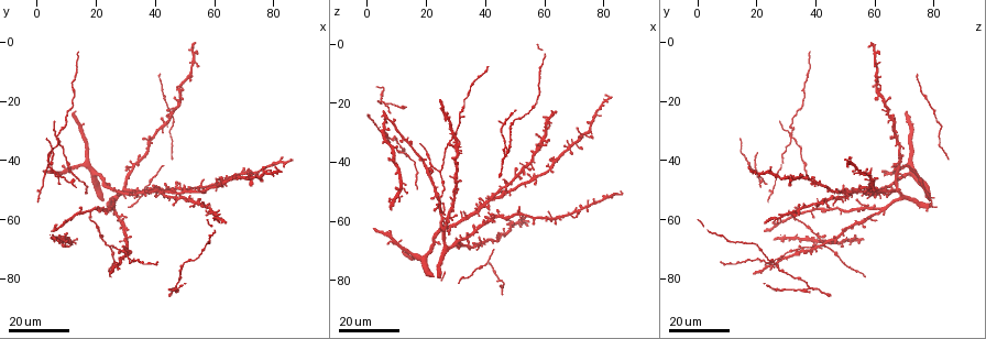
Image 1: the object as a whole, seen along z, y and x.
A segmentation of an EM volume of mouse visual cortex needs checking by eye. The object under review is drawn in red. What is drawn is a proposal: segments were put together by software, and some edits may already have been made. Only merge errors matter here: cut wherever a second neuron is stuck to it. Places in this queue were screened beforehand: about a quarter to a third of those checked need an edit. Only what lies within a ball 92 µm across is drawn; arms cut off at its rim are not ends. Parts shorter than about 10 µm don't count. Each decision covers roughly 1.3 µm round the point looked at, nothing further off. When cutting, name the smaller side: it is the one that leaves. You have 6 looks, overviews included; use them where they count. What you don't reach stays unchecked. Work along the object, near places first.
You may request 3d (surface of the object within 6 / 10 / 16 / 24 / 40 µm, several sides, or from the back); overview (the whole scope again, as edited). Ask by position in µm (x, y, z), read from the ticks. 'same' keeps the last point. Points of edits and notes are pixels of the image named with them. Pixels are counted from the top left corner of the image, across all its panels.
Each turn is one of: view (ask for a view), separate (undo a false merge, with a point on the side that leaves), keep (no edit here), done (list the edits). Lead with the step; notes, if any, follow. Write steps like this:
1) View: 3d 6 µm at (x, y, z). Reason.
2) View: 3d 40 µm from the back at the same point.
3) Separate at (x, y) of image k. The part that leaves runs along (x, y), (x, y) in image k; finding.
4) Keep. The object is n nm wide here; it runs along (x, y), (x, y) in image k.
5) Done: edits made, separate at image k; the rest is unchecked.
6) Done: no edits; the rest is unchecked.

View: 3d 16 µm at (7, 33, 31). Looks like a crossing.

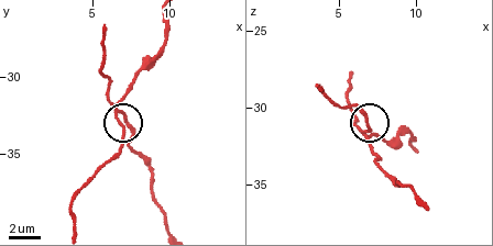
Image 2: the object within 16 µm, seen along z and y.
View: 3d 10 µm at (6.6, 32.2, 31.6).

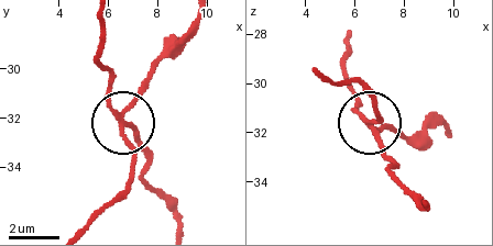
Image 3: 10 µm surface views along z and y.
Separate at (139, 135) of image 3. The object is 180 nm wide here; the part that leaves runs along (123, 120), (144, 155), (149, 180), (172, 205), (177, 225) in image 3; two neurons meet here.

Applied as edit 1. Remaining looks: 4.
View: 3d 16 µm at (24, 68, 43). Three arms meet.

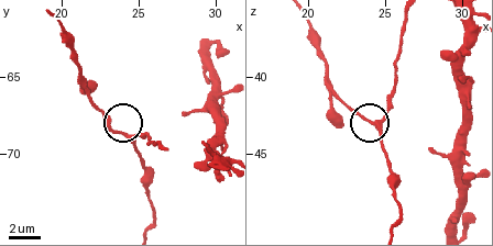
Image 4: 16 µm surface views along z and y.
View: 3d 6 µm at (24.2, 68.8, 43.2). Closer look.

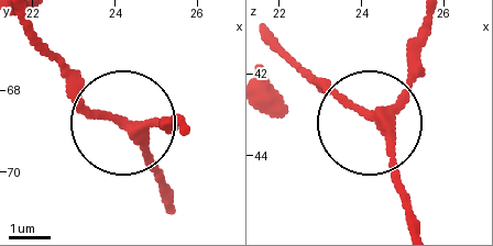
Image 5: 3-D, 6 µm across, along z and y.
Keep. It runs along (425, 20), (418, 73), (369, 111), (277, 45) in image 5; all the same neuron.

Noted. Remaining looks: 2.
View: 3d 24 µm at (28, 70, 34). Side arm on a straight run.

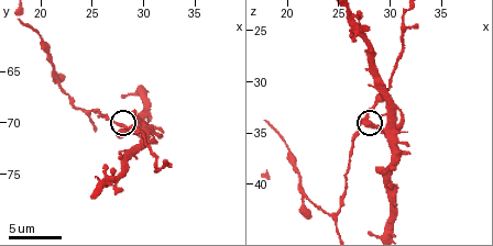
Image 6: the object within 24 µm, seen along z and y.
View: 3d 6 µm at (27.6, 70.2, 33.4).

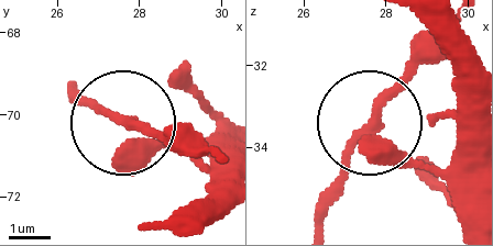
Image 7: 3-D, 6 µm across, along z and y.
Keep. 3 arms meet here; one neuron here.

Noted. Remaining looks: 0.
Done: edits made, separate at image 3; the rest is unchecked.

